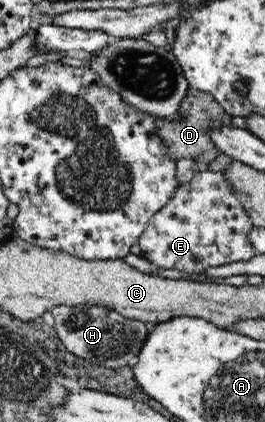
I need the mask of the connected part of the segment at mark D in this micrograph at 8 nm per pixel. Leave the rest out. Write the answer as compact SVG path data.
M189 88L184 95L184 99L180 101L178 105L178 117L176 119L166 119L165 117L157 117L154 115L155 132L159 136L159 139L163 142L163 145L167 147L167 157L174 162L182 161L182 159L193 159L201 165L205 165L206 168L209 164L216 160L217 156L222 154L222 151L218 150L216 144L212 142L212 131L214 128L234 127L232 117L225 113L225 109L217 102L217 99L208 91L200 91L194 88Z

